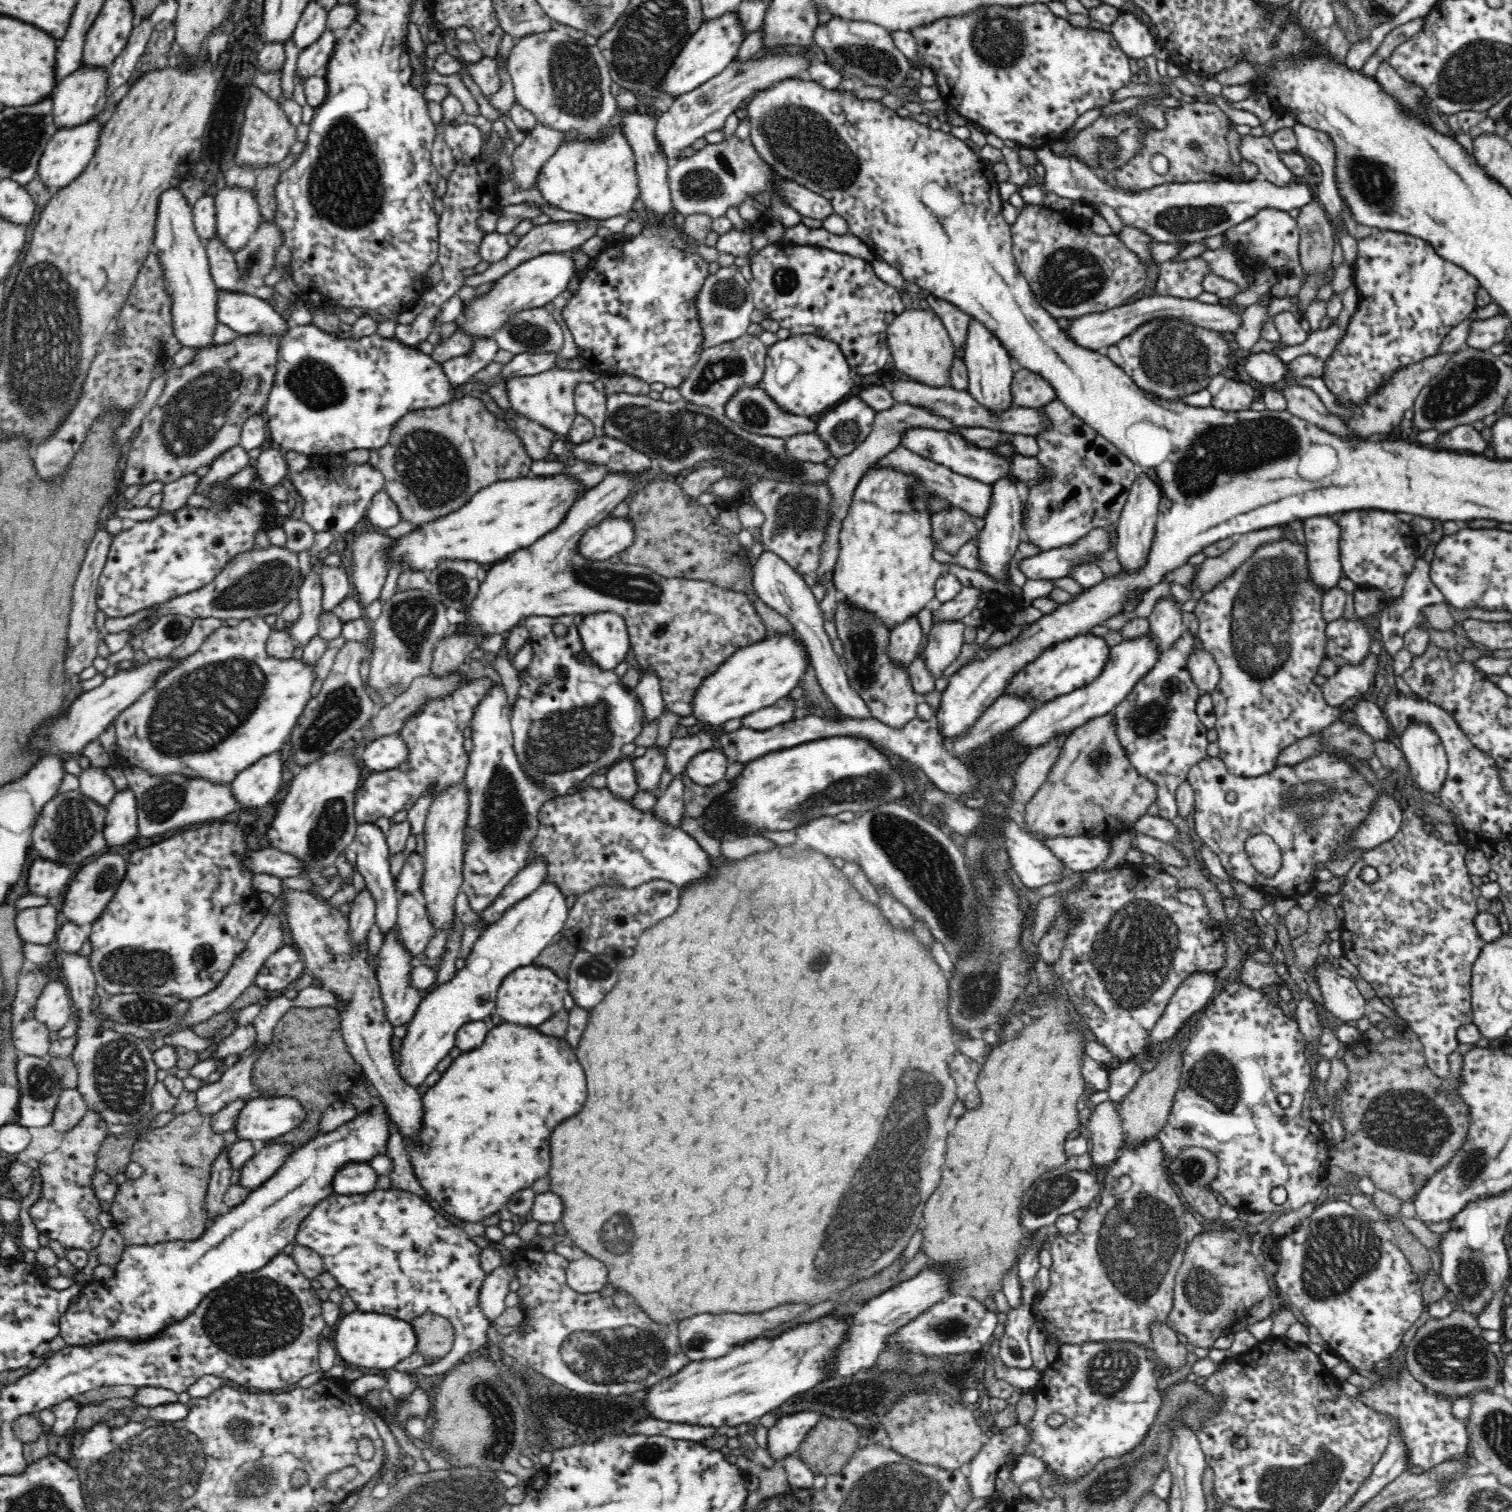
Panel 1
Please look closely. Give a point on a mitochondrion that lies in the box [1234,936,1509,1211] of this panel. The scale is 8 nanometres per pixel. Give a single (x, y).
(1408, 1121)

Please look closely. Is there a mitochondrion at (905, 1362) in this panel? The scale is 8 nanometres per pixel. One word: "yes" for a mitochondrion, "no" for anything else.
yes

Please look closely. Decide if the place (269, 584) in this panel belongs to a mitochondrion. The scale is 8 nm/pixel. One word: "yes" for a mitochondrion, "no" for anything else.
yes

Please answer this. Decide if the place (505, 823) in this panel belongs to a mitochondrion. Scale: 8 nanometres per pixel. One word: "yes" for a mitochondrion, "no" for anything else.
yes

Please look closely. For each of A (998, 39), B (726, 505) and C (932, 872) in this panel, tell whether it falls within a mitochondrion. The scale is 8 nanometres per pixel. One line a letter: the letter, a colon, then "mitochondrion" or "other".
A: mitochondrion
B: other
C: mitochondrion

